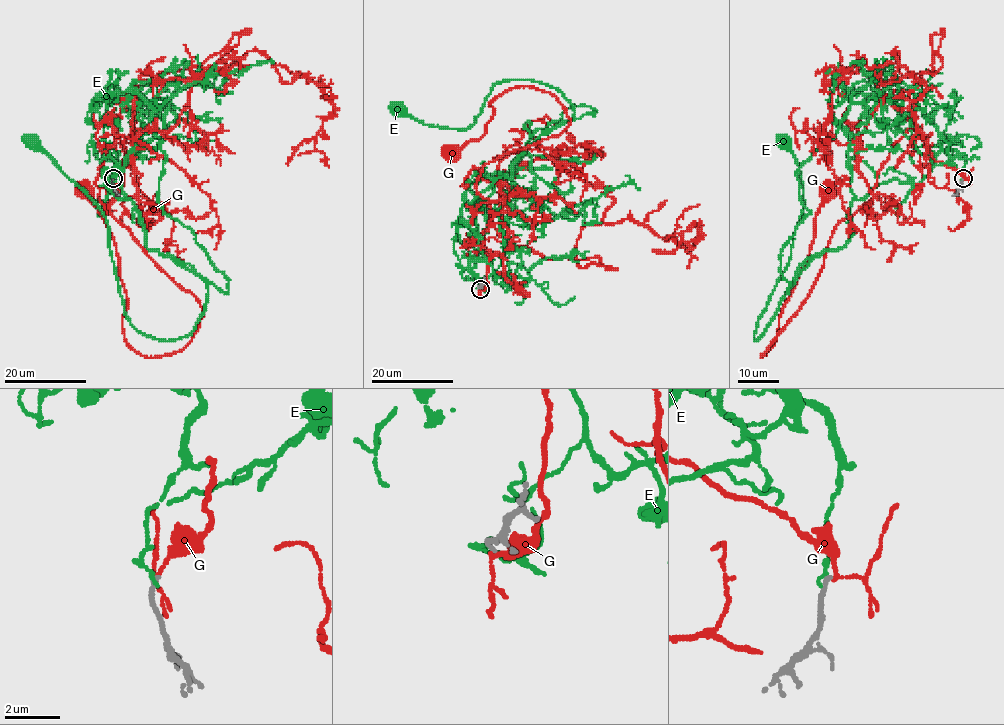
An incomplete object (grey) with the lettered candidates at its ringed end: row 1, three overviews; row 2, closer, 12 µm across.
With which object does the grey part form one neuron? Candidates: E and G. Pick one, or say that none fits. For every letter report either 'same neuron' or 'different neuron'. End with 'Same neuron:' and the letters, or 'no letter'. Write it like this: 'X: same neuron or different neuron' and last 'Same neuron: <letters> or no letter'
E: different neuron
G: different neuron
Same neuron: no letter

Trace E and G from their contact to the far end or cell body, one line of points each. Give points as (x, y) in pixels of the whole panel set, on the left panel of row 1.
E: (112, 179), (107, 148), (145, 246), (207, 283), (187, 335), (131, 324), (100, 207), (31, 140)
G: (112, 179), (114, 117), (136, 91), (109, 211), (203, 312), (182, 348), (127, 343), (115, 243), (86, 191)

